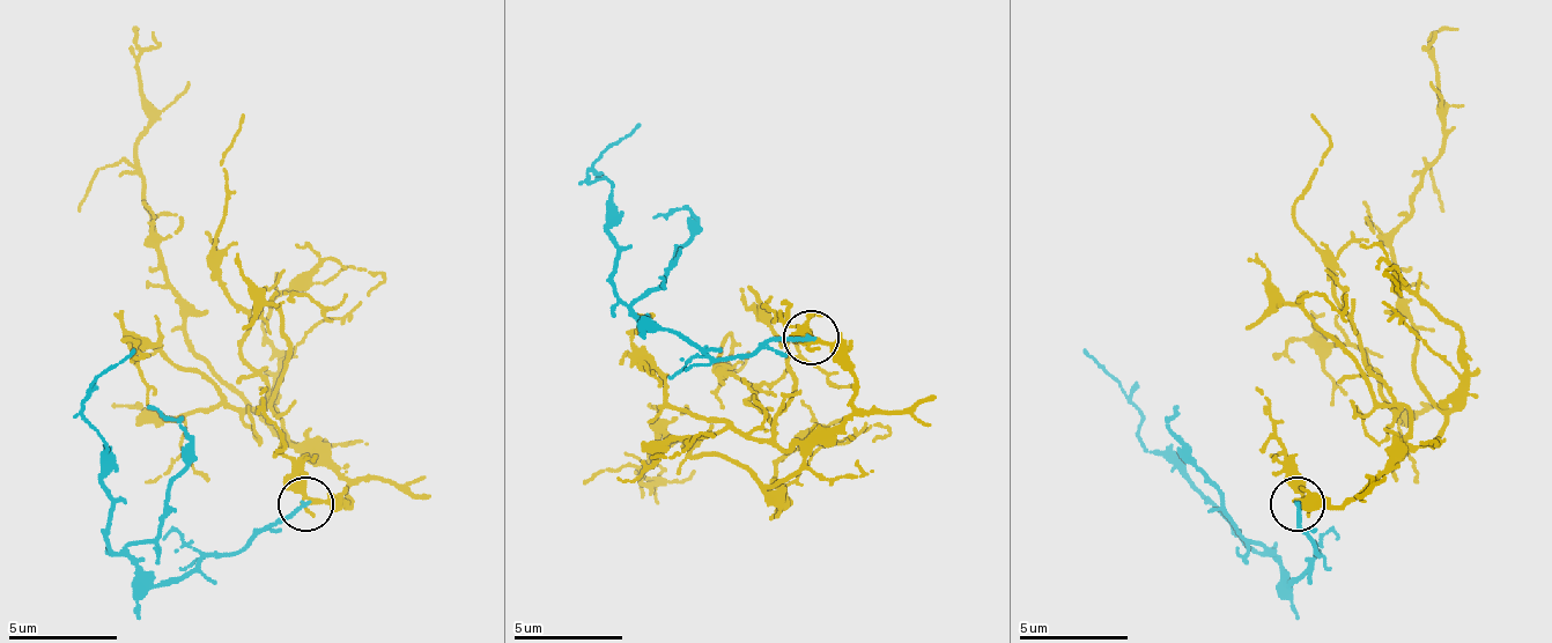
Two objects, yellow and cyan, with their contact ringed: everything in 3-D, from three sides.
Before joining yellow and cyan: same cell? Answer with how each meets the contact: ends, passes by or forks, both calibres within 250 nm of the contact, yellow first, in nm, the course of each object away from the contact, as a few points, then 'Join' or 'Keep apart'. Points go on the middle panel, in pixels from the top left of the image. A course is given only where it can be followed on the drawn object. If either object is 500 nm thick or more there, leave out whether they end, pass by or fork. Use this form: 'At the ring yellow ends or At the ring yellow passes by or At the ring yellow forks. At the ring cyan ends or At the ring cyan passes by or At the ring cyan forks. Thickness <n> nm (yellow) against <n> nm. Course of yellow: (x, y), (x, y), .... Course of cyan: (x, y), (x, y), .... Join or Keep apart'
At the ring yellow forks. At the ring cyan ends. Thickness 130 nm (yellow) against 190 nm. Course of yellow: (812, 335), (856, 379), (856, 401), (812, 456), (758, 483), (665, 434), (643, 500). Course of cyan: (812, 335), (768, 335), (741, 357), (709, 357), (627, 303), (615, 287), (611, 183), (589, 172), (637, 123). Join

